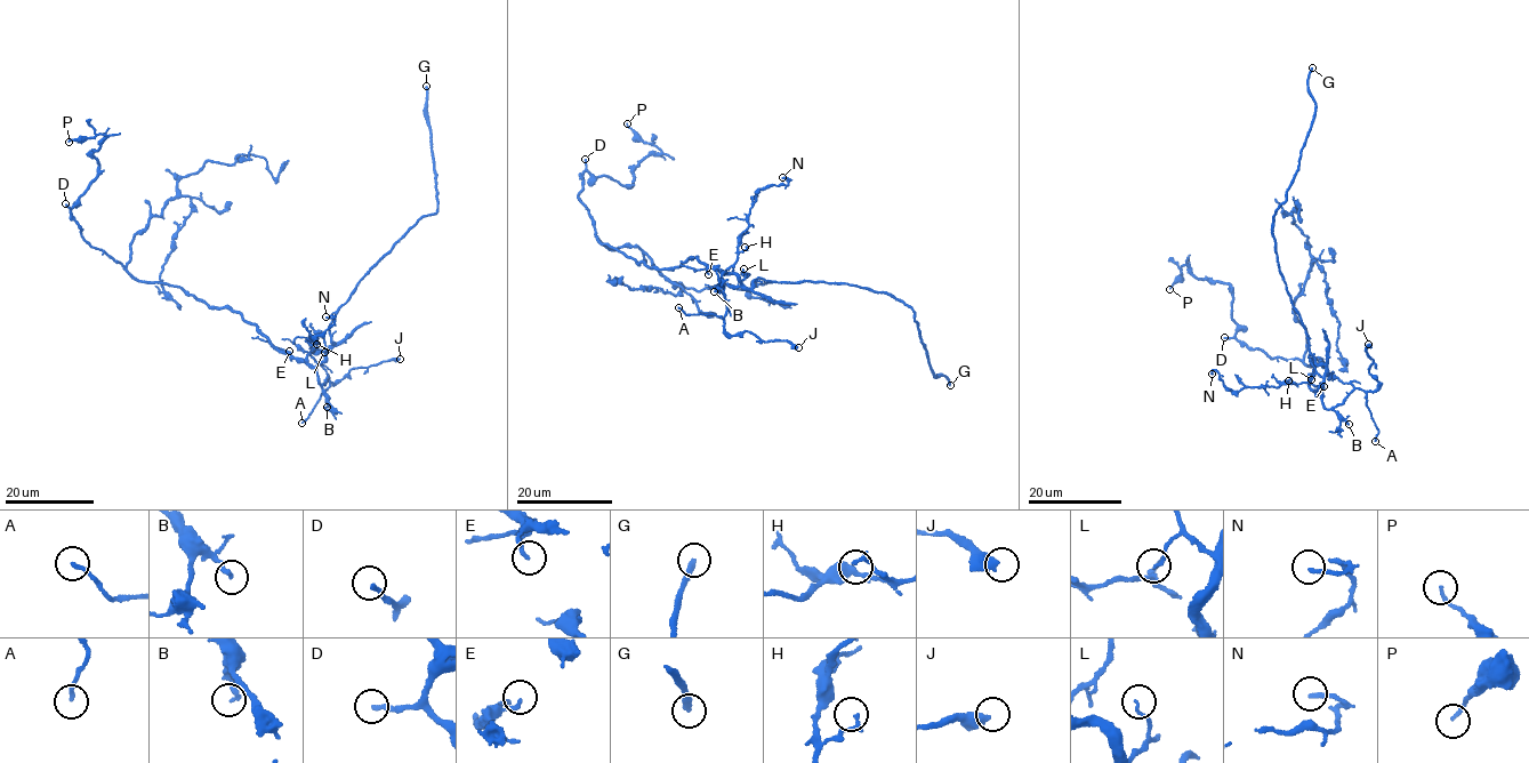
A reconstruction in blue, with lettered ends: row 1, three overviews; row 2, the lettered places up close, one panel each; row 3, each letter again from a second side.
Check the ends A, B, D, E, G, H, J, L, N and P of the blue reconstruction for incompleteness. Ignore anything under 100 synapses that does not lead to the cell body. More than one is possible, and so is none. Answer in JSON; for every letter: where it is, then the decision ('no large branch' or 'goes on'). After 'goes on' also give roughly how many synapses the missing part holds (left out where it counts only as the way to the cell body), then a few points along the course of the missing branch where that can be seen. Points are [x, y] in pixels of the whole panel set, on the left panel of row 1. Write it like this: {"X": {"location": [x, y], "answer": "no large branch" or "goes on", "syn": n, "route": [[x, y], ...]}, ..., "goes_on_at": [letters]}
{"A": {"location": [302, 423], "answer": "no large branch"}, "B": {"location": [327, 407], "answer": "no large branch"}, "D": {"location": [65, 203], "answer": "no large branch"}, "E": {"location": [289, 351], "answer": "no large branch"}, "G": {"location": [426, 86], "answer": "goes on", "route": [[426, 86], [419, 55], [423, 41], [404, 23]]}, "H": {"location": [316, 344], "answer": "no large branch"}, "J": {"location": [400, 359], "answer": "no large branch"}, "L": {"location": [324, 352], "answer": "no large branch"}, "N": {"location": [326, 316], "answer": "no large branch"}, "P": {"location": [69, 142], "answer": "no large branch"}, "goes_on_at": ["G"]}

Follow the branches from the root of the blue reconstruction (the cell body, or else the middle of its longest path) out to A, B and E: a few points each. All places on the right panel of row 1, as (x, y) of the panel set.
A: (1310, 378), (1309, 386), (1322, 396), (1327, 409), (1357, 388), (1366, 393), (1378, 430), (1375, 441)
B: (1310, 378), (1309, 386), (1322, 396), (1322, 403), (1333, 408), (1349, 424)
E: (1310, 378), (1309, 386), (1316, 392), (1324, 386)

